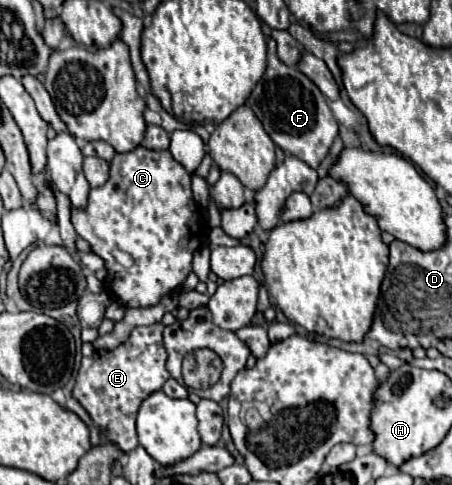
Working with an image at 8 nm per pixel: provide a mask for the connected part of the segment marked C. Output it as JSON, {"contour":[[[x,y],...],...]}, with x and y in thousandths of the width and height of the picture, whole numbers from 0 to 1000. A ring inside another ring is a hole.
{"contour":[[[314,299],[296,303],[288,315],[257,315],[243,332],[243,365],[226,386],[204,386],[195,419],[186,427],[159,423],[159,464],[186,497],[195,497],[204,522],[235,538],[235,596],[274,633],[341,633],[363,608],[398,600],[416,563],[425,559],[425,526],[451,497],[456,464],[447,456],[447,435],[429,419],[420,357],[394,336],[376,311],[341,311]],[[265,513],[296,534],[296,546],[274,555],[248,534],[248,518]]]}

